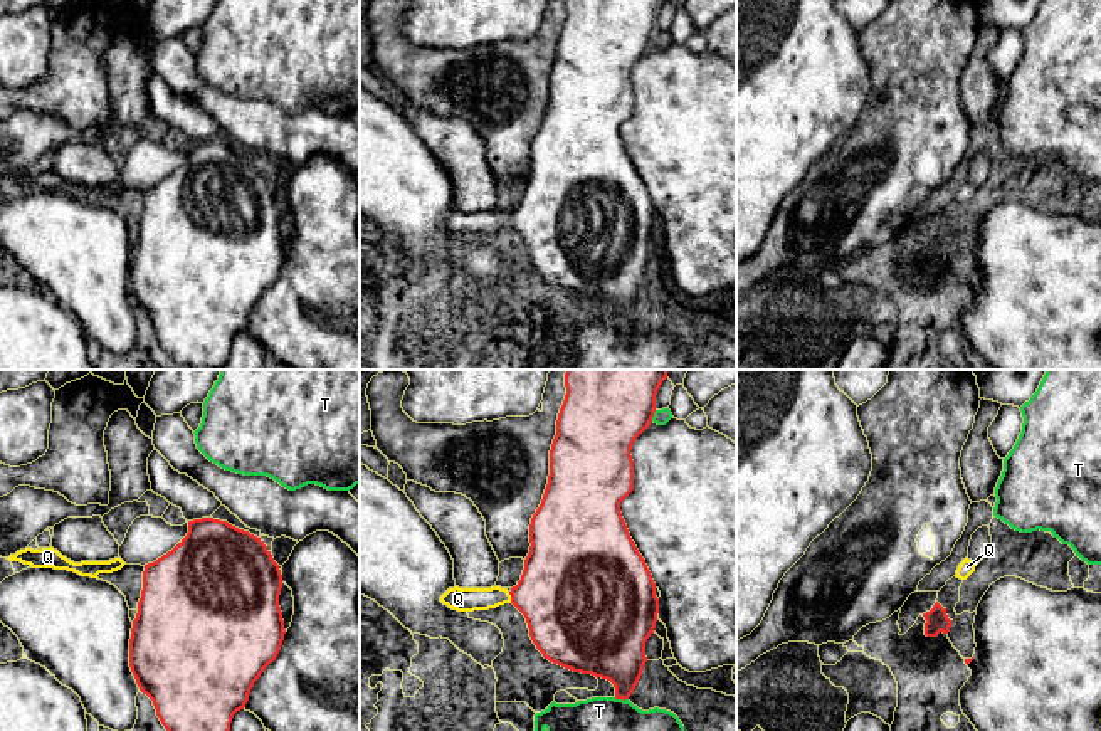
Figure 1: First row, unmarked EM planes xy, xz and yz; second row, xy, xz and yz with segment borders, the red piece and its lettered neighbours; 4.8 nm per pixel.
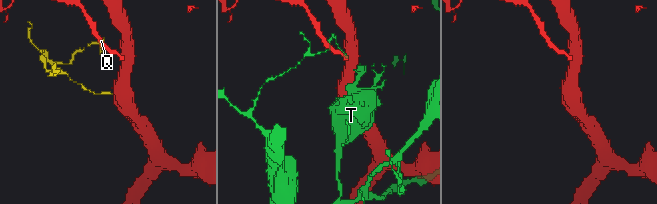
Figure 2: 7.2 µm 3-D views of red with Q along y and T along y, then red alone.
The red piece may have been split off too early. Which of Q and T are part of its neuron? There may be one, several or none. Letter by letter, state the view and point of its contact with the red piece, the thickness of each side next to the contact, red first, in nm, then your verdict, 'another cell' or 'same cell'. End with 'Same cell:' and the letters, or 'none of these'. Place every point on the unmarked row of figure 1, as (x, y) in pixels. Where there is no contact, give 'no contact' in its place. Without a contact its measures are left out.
Q: meets red in xz at (511, 220); 440 nm thick on the red side, 110 nm on the other; same cell
T: meets red in xz at (621, 321); 300 nm thick on the red side, 460 nm on the other; another cell
Same cell: Q

